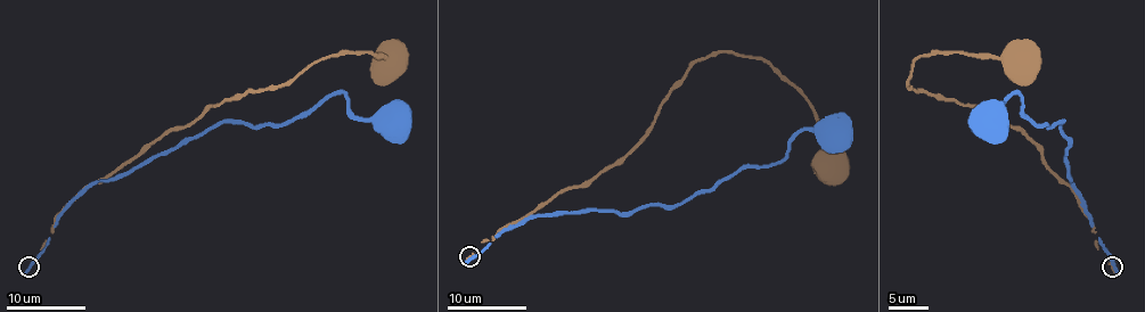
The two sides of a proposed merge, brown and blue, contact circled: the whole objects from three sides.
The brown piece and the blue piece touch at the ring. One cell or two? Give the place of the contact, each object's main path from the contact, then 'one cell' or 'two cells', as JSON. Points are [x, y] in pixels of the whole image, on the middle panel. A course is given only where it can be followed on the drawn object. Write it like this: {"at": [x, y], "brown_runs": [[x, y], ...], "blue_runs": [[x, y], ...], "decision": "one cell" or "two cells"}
{"at": [469, 256], "brown_runs": [[469, 257], [482, 241], [614, 164], [687, 70], [718, 52], [758, 56], [787, 80], [812, 109], [831, 164]], "blue_runs": [[469, 257], [533, 218], [679, 206], [742, 169], [783, 158], [801, 131], [841, 128], [834, 134]], "decision": "two cells"}

